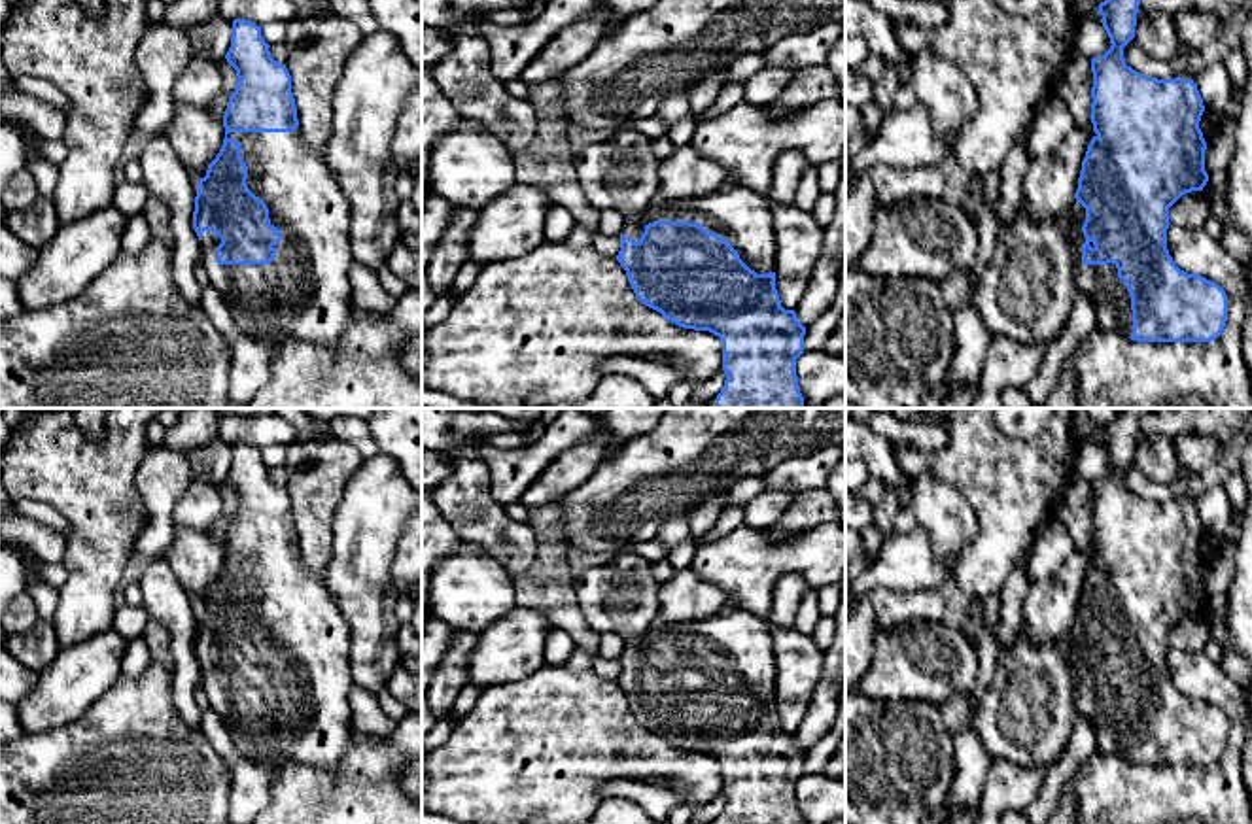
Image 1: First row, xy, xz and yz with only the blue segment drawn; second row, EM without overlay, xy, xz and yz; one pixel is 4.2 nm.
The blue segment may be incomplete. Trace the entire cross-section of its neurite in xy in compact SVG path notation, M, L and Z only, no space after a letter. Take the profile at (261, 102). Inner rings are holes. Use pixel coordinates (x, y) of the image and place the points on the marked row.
M246 19L233 21L225 59L236 70L238 81L223 115L223 146L208 164L206 176L197 180L193 229L200 240L208 285L223 295L240 335L269 350L289 338L333 348L340 342L354 310L348 278L354 263L350 204L323 153L306 146L297 130L291 76L286 64L270 57L269 47L261 26Z

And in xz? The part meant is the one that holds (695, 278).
M728 185L705 197L656 198L641 215L626 221L617 261L626 270L635 297L668 321L709 331L722 342L724 387L717 408L802 408L796 359L804 353L806 327L794 310L785 310L775 289L775 227L772 200L745 187Z

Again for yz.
M1104 0L1097 13L1110 38L1110 49L1091 59L1091 138L1078 189L1067 215L1067 232L1074 249L1074 287L1091 297L1097 327L1118 331L1137 342L1210 342L1227 321L1227 295L1199 274L1180 270L1167 249L1169 208L1186 193L1203 191L1209 181L1205 170L1207 142L1199 129L1205 112L1193 79L1148 77L1125 64L1123 47L1135 38L1140 0Z

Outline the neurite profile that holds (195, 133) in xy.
M174 104L174 119L165 136L183 166L200 180L223 146L223 117L212 108Z

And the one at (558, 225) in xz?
M552 202L547 210L545 238L556 242L565 240L571 234L573 227L575 219L571 217L571 214Z

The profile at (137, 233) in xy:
M144 214L130 215L121 236L121 251L129 255L140 253L151 240L149 225Z

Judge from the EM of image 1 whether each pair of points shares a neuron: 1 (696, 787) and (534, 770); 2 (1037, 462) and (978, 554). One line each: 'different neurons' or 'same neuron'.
1: same neuron
2: same neuron

